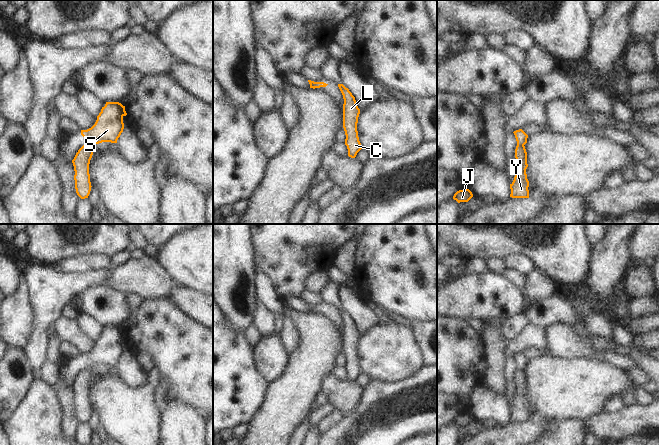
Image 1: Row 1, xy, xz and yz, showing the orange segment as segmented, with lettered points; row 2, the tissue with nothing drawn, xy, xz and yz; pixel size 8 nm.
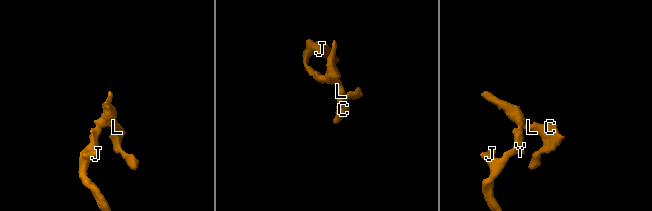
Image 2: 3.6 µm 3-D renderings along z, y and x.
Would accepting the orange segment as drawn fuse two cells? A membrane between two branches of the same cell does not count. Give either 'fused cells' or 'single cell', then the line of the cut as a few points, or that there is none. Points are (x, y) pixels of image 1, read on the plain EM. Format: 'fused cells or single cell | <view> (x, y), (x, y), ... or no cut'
fused cells | yz (517, 367), (523, 369)

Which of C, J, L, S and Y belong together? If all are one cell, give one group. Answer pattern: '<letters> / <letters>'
C L S / J Y

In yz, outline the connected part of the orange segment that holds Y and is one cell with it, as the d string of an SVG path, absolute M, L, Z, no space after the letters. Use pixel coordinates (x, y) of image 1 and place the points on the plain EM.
M517 368L515 373L516 382L516 395L513 406L510 408L512 422L529 422L529 405L527 403L526 393L527 388L527 376L525 370Z

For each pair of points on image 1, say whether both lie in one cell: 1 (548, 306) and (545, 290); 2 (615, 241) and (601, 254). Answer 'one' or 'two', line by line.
1: two
2: one

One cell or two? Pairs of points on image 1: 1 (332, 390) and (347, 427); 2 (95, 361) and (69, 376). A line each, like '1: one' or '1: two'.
1: two
2: one

